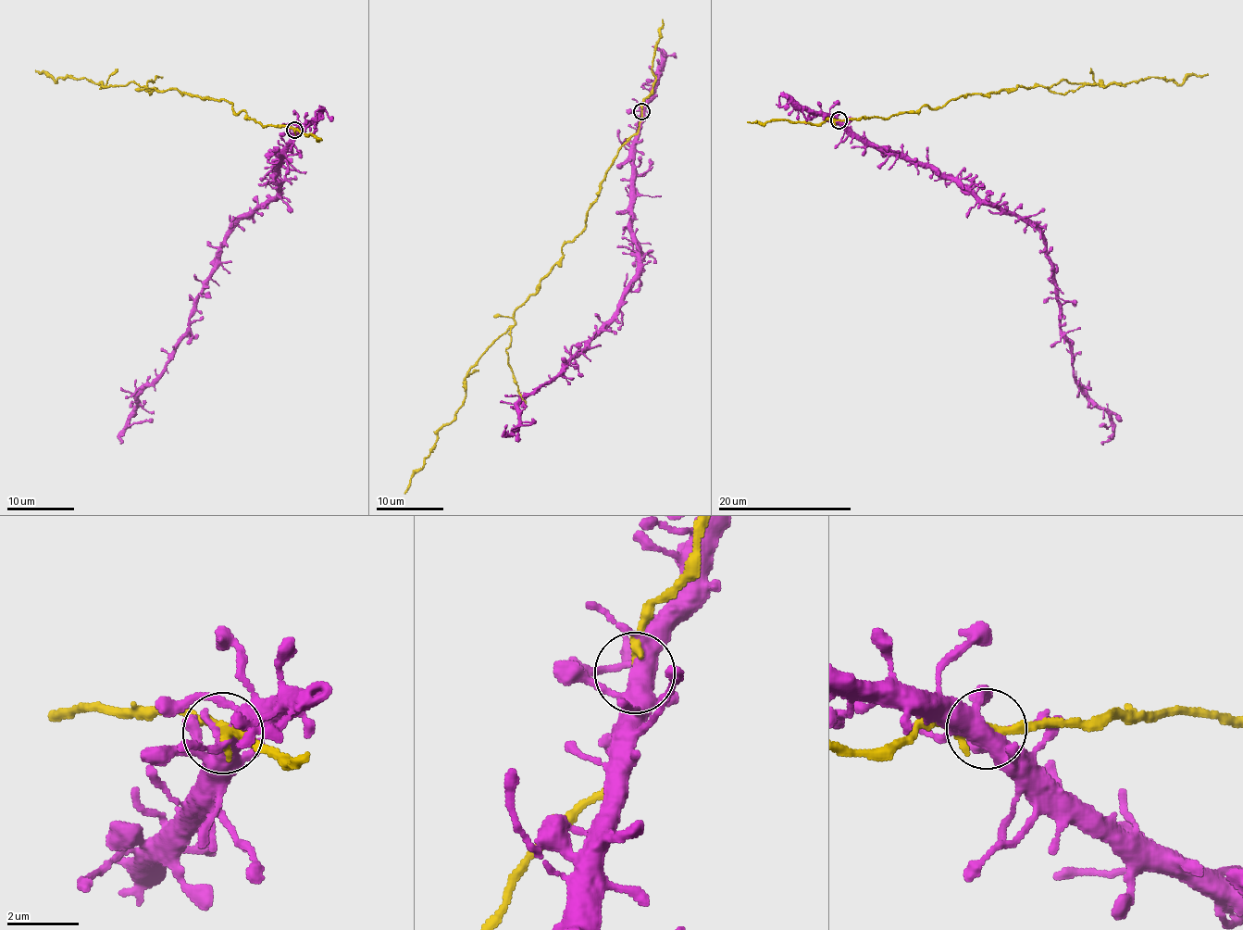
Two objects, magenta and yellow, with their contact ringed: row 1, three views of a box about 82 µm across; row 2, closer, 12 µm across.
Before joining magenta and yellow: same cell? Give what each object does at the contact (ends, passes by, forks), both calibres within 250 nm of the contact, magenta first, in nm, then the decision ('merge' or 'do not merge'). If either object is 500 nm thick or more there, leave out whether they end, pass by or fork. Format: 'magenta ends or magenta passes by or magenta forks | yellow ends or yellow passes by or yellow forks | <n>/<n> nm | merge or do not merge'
magenta forks | yellow passes by | 440/240 nm | do not merge

